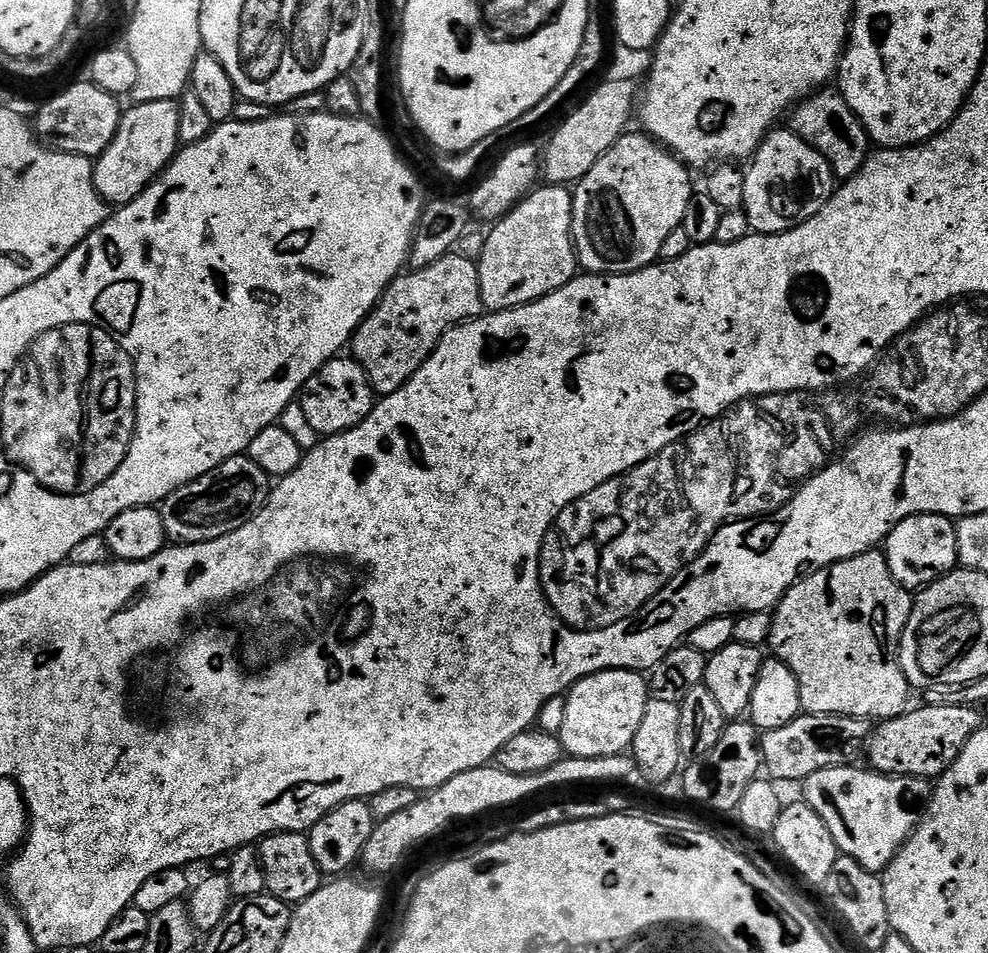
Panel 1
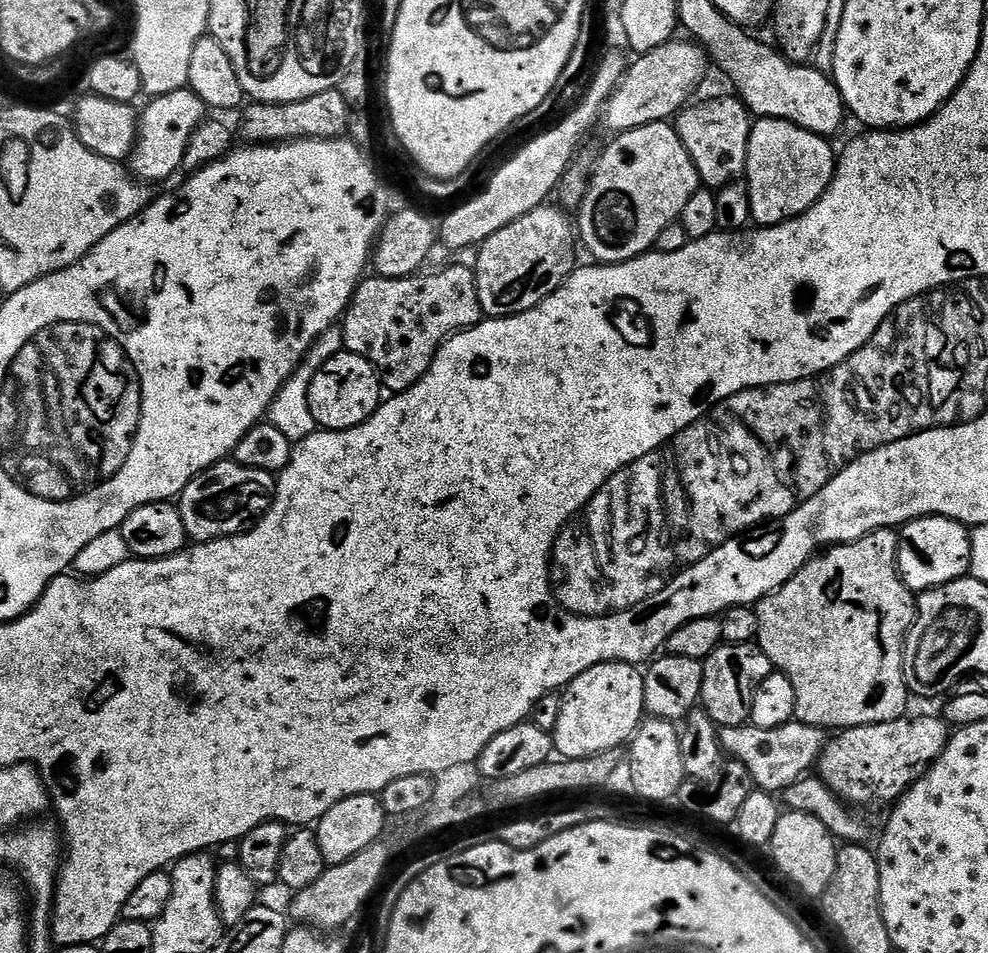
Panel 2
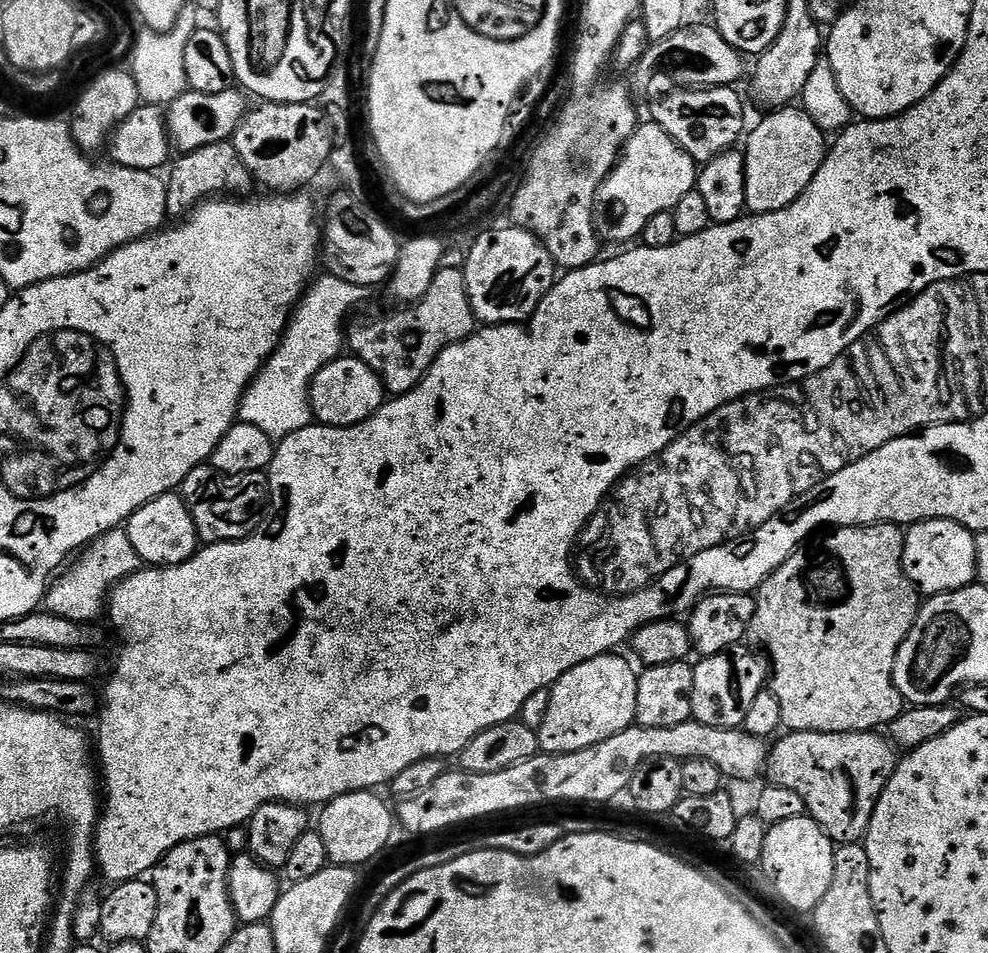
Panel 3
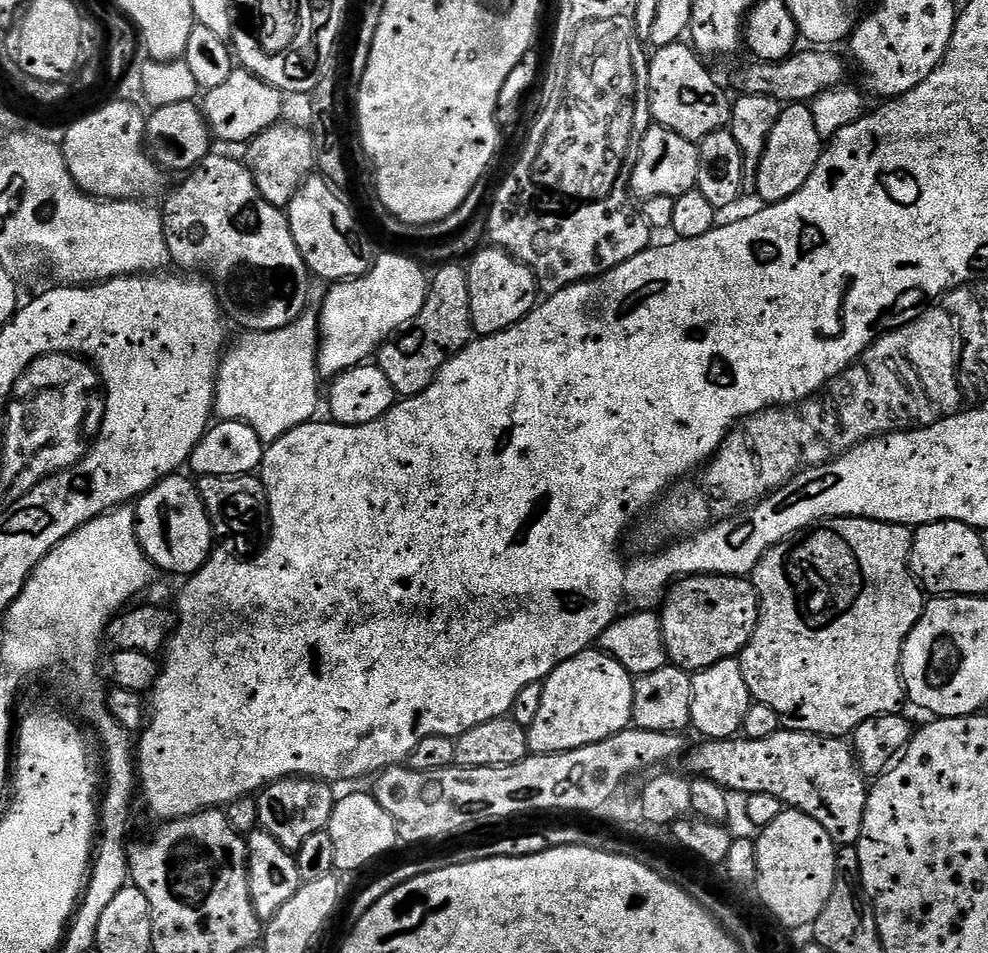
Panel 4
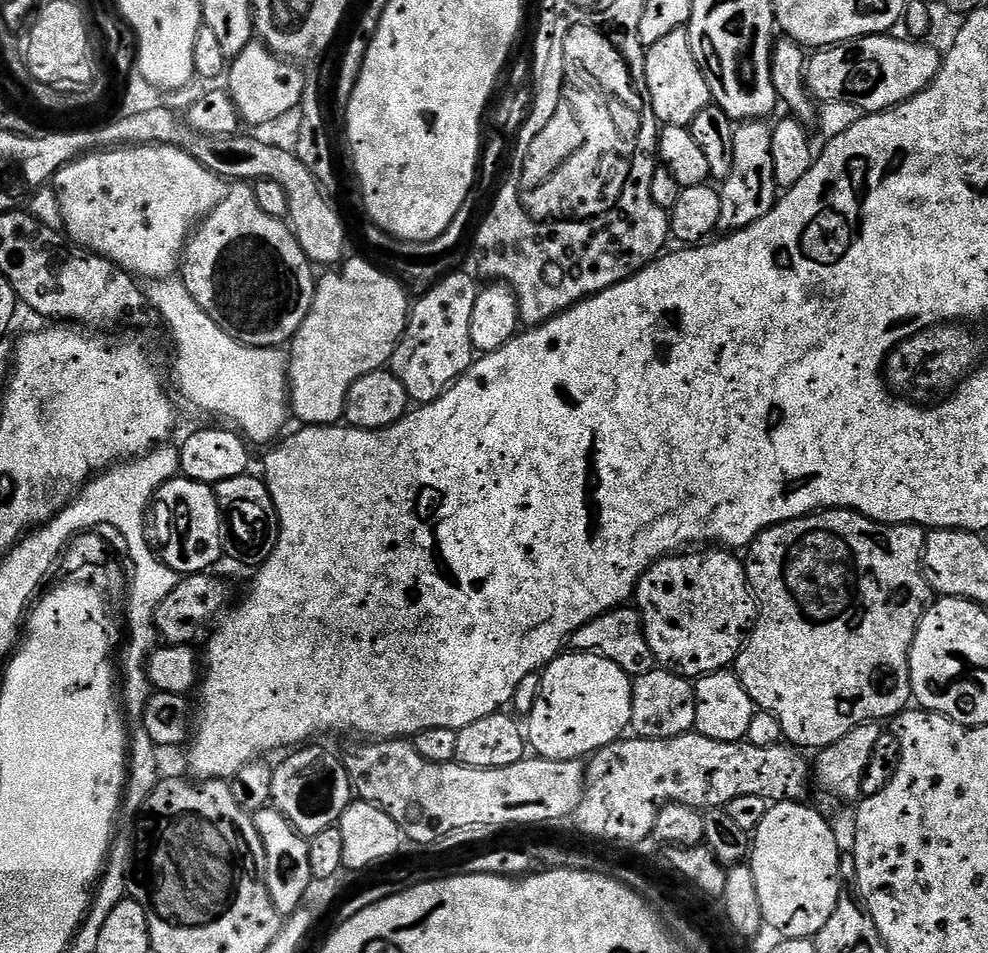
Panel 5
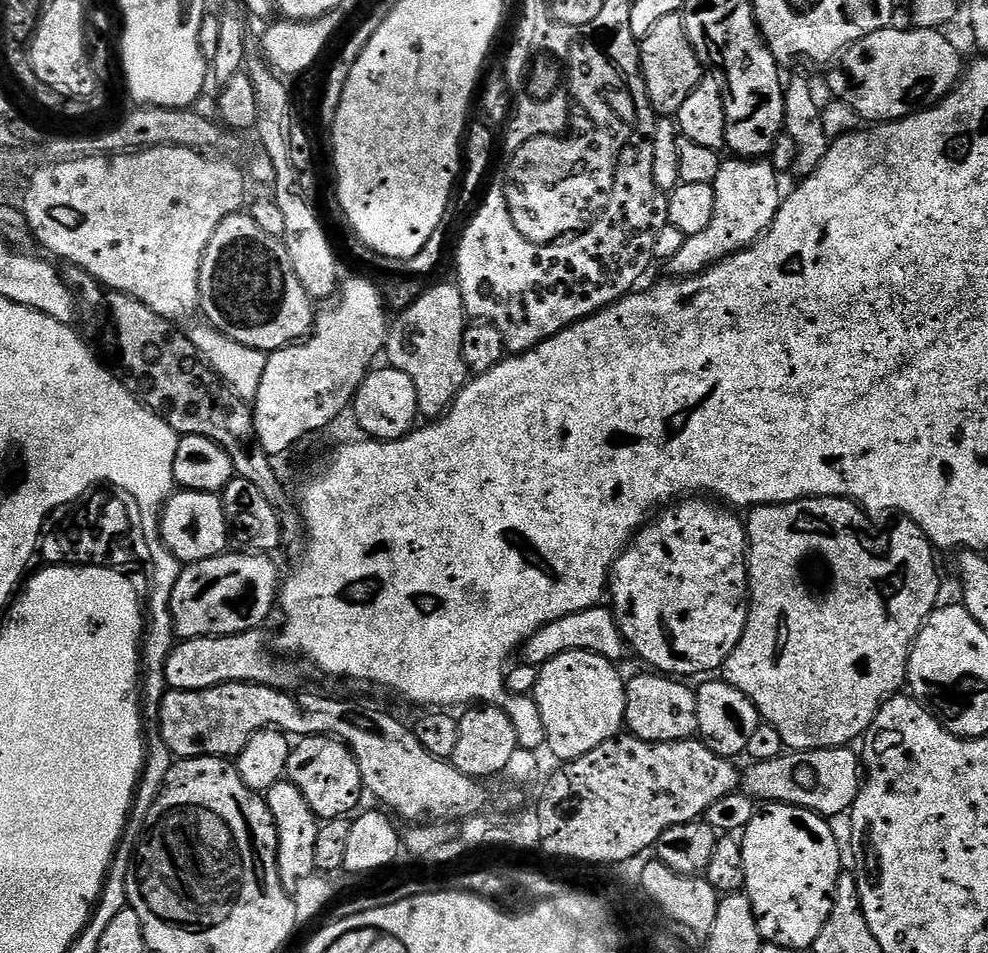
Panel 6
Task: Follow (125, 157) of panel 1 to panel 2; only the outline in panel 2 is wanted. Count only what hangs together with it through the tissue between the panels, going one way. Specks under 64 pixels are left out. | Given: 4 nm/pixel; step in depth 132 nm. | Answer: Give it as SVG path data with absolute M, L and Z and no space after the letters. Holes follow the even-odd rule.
M179 88L170 94L151 97L144 112L139 113L136 126L136 144L126 164L131 175L141 182L168 180L180 164L185 163L184 151L198 125L206 119L206 105L192 92L192 89Z

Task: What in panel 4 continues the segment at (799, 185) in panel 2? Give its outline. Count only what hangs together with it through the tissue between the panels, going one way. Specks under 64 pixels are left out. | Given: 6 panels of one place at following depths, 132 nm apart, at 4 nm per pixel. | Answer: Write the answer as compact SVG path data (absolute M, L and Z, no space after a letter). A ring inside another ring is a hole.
M807 103L787 105L781 111L778 122L774 122L774 130L770 130L770 138L766 142L766 148L760 159L760 164L754 170L756 192L764 199L761 201L765 205L777 204L786 198L790 198L790 194L802 190L802 186L806 186L806 178L810 178L810 174L814 174L814 166L818 166L821 151L822 141L817 127L814 126L814 114L811 107Z

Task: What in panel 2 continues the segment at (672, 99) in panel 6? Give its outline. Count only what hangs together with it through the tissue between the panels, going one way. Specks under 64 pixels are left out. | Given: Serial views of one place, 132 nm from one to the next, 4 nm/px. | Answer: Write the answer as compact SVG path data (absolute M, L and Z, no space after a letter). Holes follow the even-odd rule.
M729 94L721 100L708 100L705 104L693 103L675 117L674 127L682 138L682 146L690 154L705 189L719 190L739 181L748 166L748 143L754 123L743 100Z

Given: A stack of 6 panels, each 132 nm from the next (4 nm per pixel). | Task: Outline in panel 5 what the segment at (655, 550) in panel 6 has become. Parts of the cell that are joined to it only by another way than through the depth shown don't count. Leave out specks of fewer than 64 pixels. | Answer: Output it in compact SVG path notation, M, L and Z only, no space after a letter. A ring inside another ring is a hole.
M708 546L703 550L688 550L683 554L666 556L650 565L646 574L642 574L636 583L634 607L640 613L646 642L650 642L650 650L659 667L677 672L679 676L699 678L711 672L725 671L735 661L758 615L745 561L736 556L739 555L723 547Z

